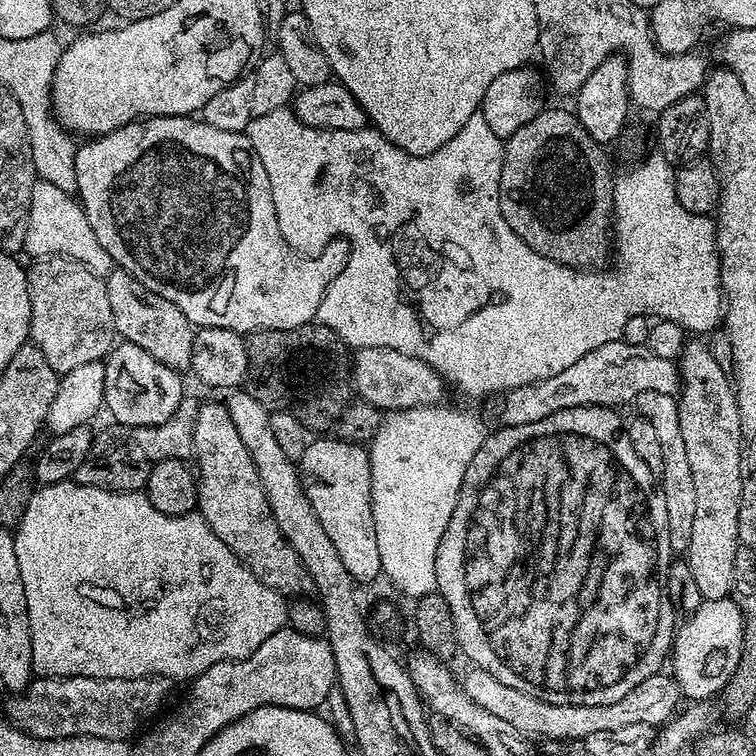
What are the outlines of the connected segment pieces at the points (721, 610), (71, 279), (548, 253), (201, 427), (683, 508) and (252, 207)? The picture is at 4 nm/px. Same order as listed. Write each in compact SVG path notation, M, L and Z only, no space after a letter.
M732 599L705 600L698 610L679 625L672 638L670 653L671 675L681 693L689 701L712 700L724 691L730 674L738 666L742 654L742 614Z
M45 256L31 261L27 269L28 293L30 294L30 333L31 343L35 344L46 362L54 366L58 373L69 372L78 366L86 366L86 362L103 361L114 346L117 339L114 326L114 314L110 314L110 298L106 298L104 280L95 276L82 262L71 260L65 256Z
M545 107L530 121L524 121L504 140L500 209L502 218L538 254L577 270L596 270L610 256L610 229L614 224L614 168L608 165L605 149L581 126L575 111Z
M201 403L198 410L198 422L194 426L194 446L192 447L196 477L196 507L200 517L230 546L230 550L245 566L266 586L279 592L285 598L300 598L313 591L312 580L302 566L298 554L282 538L282 530L278 530L278 522L274 522L274 514L270 514L270 502L266 502L266 490L262 490L262 482L258 482L258 470L254 470L254 458L250 458L250 450L238 438L238 430L230 419L227 403Z
M658 390L640 392L634 401L639 419L654 426L658 443L662 445L662 470L658 473L658 487L666 502L666 526L670 530L670 550L673 554L687 553L690 546L690 534L694 531L694 477L690 462L686 459L686 445L682 438L682 429L678 423L678 400L670 394L658 394Z
M149 116L138 118L126 126L104 136L98 136L81 143L76 149L76 190L80 204L84 208L86 218L90 222L90 230L102 242L102 250L110 254L113 265L126 270L146 290L154 290L166 302L174 302L182 314L196 328L225 328L241 334L251 334L262 330L294 330L303 324L311 324L316 320L316 311L334 278L342 274L348 261L350 251L347 243L336 242L330 250L325 250L317 256L305 256L295 252L282 238L282 230L278 230L278 214L274 214L274 198L270 194L270 178L266 178L266 170L262 162L256 157L252 143L243 132L230 130L214 130L203 118L192 116Z

